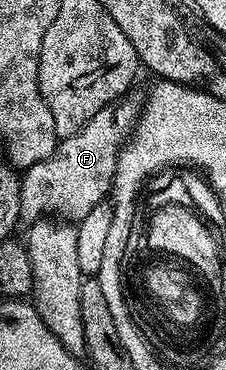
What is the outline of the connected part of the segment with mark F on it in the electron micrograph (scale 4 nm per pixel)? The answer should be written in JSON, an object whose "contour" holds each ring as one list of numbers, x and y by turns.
{"contour":[[124,99,118,105,119,116,114,107,97,110,97,114,93,114,93,118,89,118,89,122,77,130,77,134,64,136,58,141,52,156,22,173,20,214,24,221,34,222,54,214,68,222,78,222,89,214,89,210,93,210,93,206,108,199,111,183,115,180,119,153,123,151,125,138,130,137,141,111,140,101,131,99]]}

